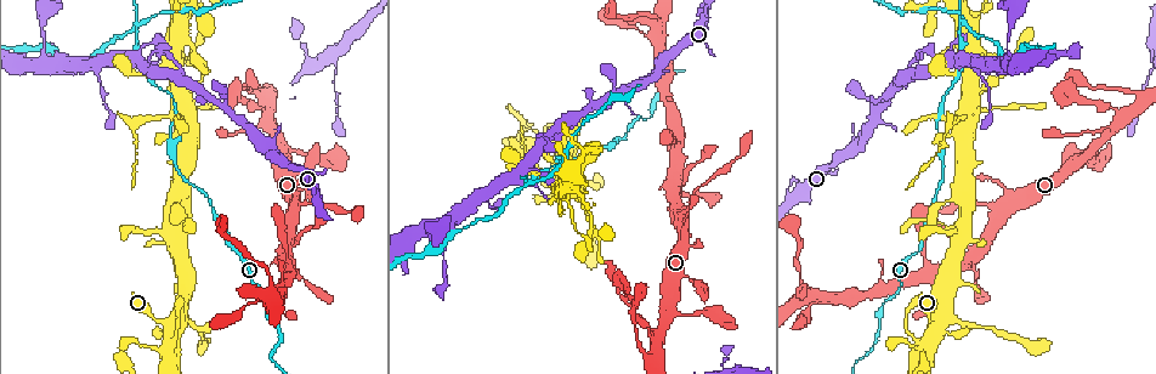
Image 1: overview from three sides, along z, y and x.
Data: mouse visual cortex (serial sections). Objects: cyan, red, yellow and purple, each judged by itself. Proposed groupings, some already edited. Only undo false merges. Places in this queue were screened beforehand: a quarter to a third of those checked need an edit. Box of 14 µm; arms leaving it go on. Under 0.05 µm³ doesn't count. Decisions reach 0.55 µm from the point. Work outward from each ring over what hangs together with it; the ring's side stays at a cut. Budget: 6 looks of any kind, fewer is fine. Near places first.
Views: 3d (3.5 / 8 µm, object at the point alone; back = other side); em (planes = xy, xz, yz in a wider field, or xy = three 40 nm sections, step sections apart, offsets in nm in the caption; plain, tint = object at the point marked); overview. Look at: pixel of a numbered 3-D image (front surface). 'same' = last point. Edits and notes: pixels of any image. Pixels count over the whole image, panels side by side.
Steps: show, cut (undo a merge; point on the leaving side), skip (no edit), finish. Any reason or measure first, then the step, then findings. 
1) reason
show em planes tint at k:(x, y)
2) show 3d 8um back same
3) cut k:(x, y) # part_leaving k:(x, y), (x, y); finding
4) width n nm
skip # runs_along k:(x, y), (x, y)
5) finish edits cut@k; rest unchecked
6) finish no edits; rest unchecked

sharp bend
show em planes tint at 1:(1123, 120)

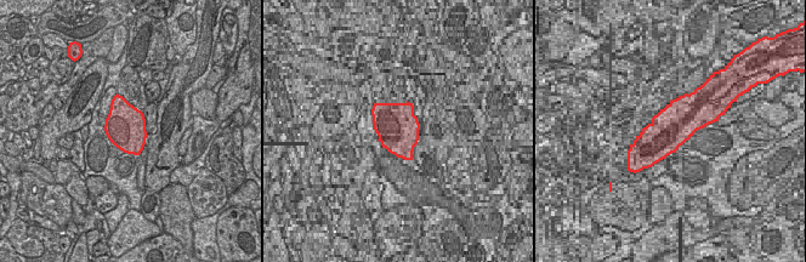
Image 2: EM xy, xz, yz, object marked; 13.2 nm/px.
show 3d 3.5um same

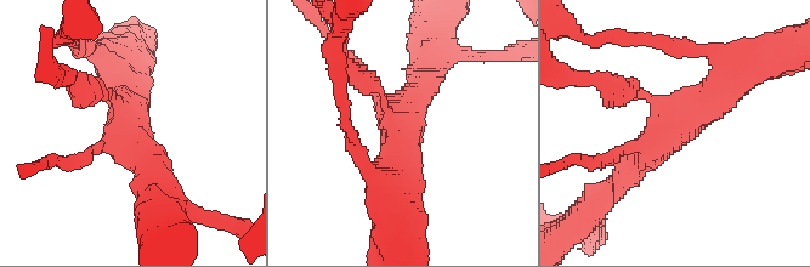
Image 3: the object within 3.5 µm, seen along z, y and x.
arm_widths 150, 150, 350, 450 nm
skip # all the same cell

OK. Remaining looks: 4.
sudden change in width
show 3d 3.5um at 1:(183, 56)

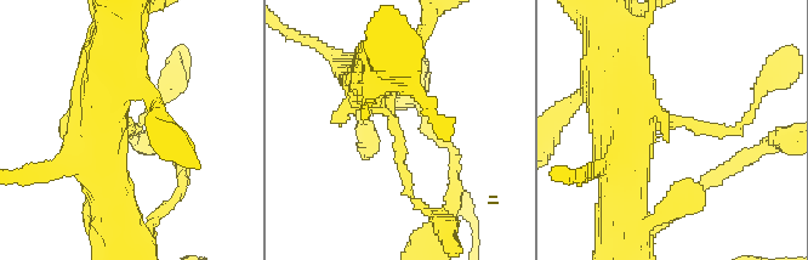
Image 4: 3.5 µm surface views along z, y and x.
arm_widths 100, 600 nm
show em xy step 1 tint at 4:(676, 119)

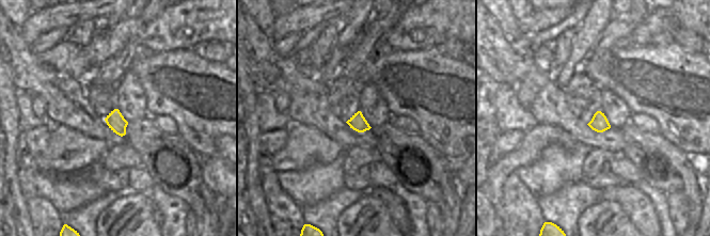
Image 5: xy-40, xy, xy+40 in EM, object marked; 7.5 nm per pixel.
show em xy step 3 tint same

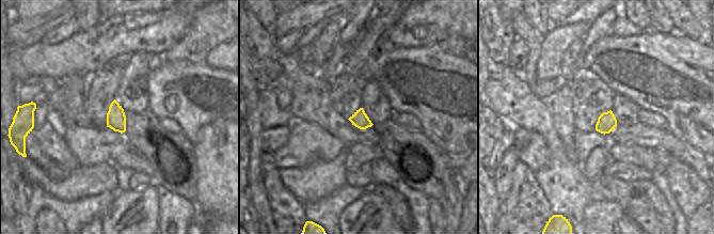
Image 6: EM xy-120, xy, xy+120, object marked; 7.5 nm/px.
skip # runs_along 4:(371, 82), (394, 122), (413, 199); continuous, no second cell

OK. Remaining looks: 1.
finish no edits; rest unchecked

